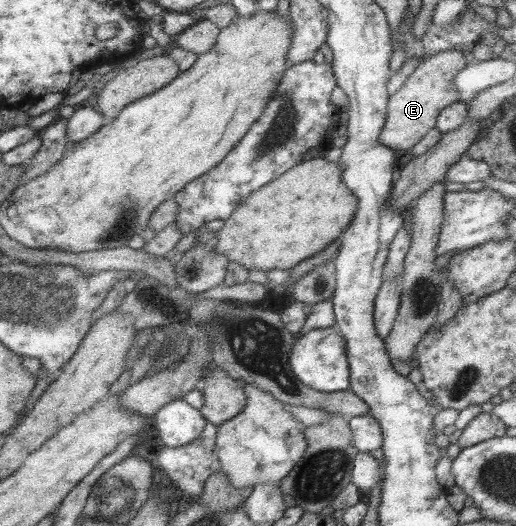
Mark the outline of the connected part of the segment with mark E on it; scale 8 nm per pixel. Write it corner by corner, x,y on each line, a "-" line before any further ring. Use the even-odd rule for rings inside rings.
447,49
424,58
407,76
399,90
388,98
386,119
378,141
393,150
407,150
415,146
421,137
435,126
439,112
445,106
460,100
454,76
469,62
469,59
470,57
463,51
455,49

